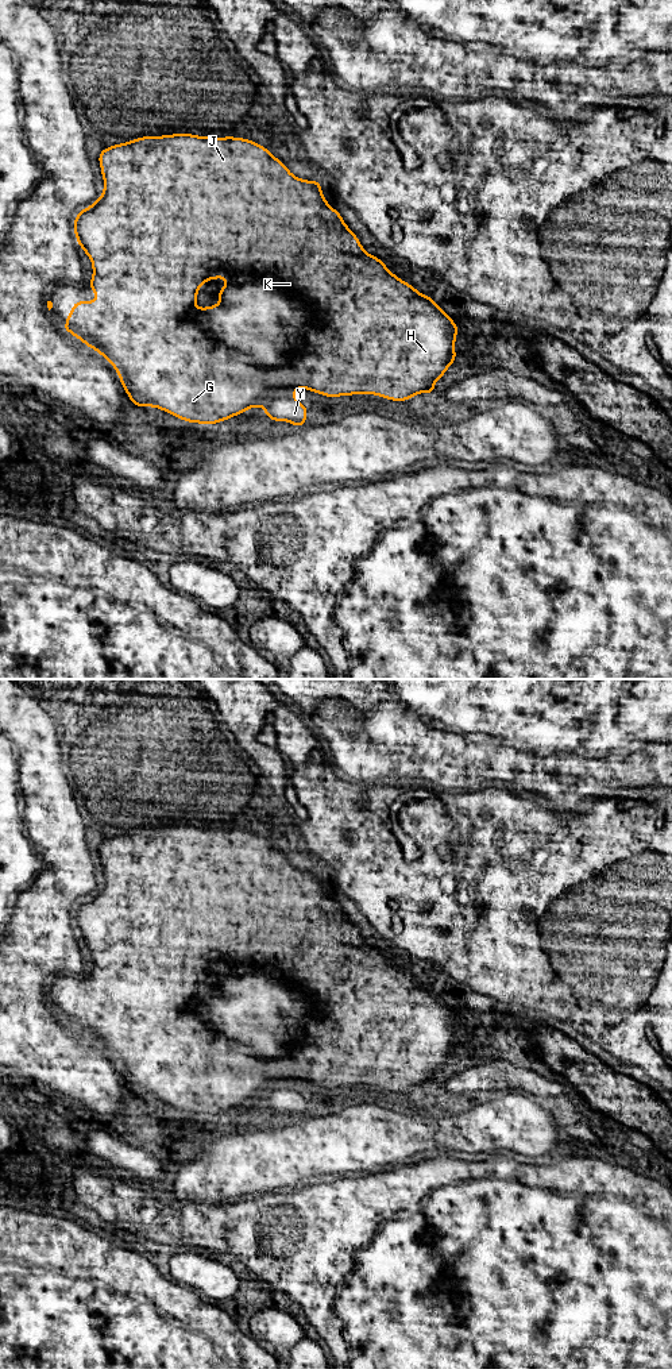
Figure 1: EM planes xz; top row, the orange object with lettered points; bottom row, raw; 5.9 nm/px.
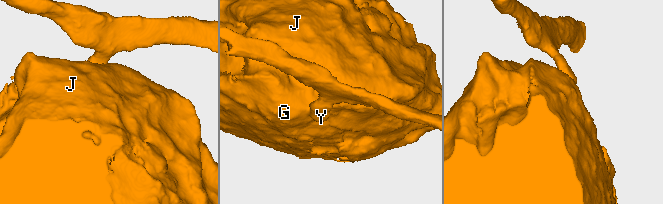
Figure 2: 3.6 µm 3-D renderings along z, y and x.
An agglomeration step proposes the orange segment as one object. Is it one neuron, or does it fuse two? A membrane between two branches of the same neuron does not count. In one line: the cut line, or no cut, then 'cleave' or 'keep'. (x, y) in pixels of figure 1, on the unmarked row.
cut in xz along (292, 1083), (274, 1083), (262, 1096); cleave

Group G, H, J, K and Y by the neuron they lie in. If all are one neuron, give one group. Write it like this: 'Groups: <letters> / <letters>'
Groups: G H J K / Y

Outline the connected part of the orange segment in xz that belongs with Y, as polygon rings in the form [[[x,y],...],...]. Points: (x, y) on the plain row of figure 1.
[[[274,1084],[263,1094],[263,1102],[273,1112],[289,1112],[296,1119],[305,1117],[308,1099],[293,1084]]]

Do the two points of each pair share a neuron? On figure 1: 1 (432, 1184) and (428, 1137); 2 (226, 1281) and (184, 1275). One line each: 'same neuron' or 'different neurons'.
1: different neurons
2: same neuron

